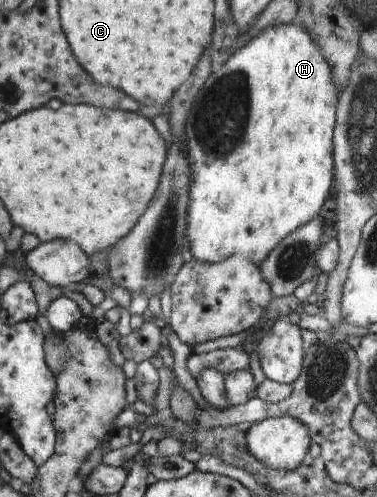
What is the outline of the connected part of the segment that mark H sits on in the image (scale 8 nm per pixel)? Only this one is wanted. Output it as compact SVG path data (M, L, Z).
M297 21L290 25L266 28L248 43L238 47L236 53L230 56L224 64L214 68L194 98L191 110L187 113L187 122L184 128L187 158L191 169L185 237L186 245L194 260L217 264L230 256L245 254L259 266L290 232L308 224L318 215L322 203L330 195L328 191L332 187L332 169L336 169L336 163L332 163L332 131L335 128L334 115L337 115L337 101L338 93L335 89L333 70L330 69L329 62L325 60L325 57L322 57L317 42Z

